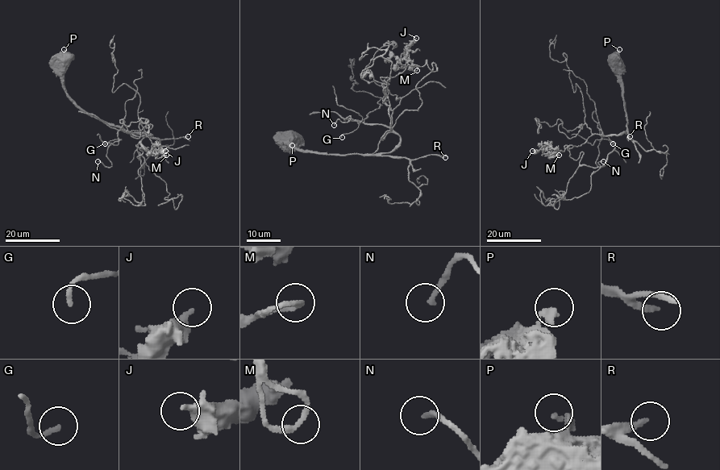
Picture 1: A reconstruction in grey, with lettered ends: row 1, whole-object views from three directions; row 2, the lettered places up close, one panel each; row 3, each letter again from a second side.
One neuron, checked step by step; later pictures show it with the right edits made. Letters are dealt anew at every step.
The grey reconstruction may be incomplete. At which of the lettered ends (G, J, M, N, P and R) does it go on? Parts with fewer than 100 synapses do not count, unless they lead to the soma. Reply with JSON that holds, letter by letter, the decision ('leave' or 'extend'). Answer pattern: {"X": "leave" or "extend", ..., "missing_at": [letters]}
{"G": "extend", "J": "leave", "M": "leave", "N": "extend", "P": "leave", "R": "extend", "missing_at": ["G", "N", "R"]}

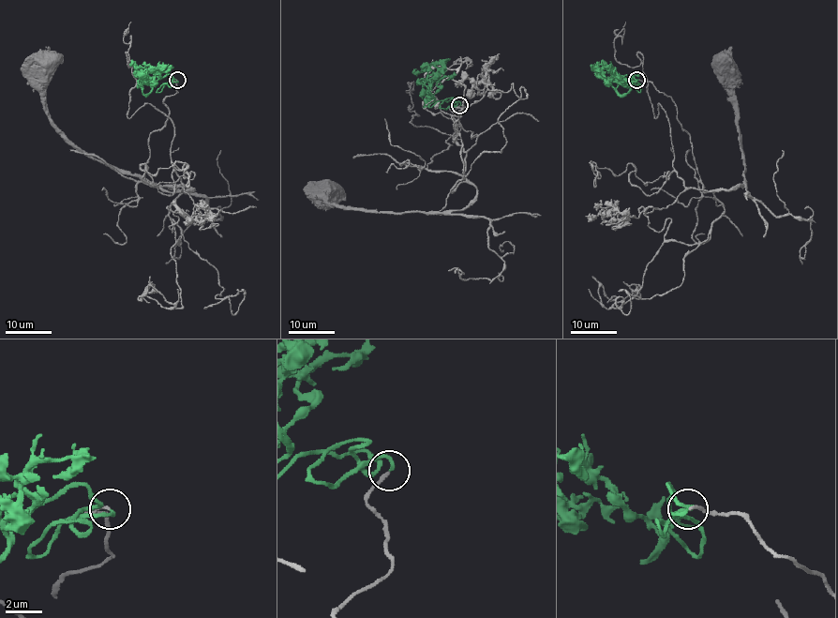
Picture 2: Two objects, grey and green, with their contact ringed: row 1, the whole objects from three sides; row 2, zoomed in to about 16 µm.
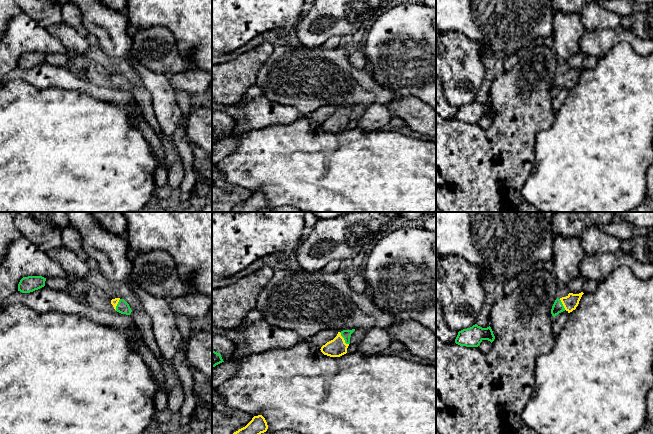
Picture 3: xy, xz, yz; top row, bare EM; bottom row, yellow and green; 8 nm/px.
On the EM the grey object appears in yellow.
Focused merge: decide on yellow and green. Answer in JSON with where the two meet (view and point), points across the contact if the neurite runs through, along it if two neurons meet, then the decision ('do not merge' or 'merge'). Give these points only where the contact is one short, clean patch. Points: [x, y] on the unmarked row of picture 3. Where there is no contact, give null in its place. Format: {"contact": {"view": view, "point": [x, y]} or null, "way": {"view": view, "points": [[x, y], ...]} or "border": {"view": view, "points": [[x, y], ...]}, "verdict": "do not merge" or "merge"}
{"contact": {"view": "xz", "point": [343, 115]}, "way": {"view": "xz", "points": [[337, 123], [343, 115], [346, 110]]}, "verdict": "merge"}

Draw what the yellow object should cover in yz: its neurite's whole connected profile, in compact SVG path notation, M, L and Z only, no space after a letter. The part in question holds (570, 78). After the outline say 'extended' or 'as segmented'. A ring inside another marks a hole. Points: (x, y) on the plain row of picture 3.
M583 68L579 70L569 69L566 73L562 73L560 75L557 74L551 85L552 92L555 93L565 86L568 89L575 86L583 70Z; extended

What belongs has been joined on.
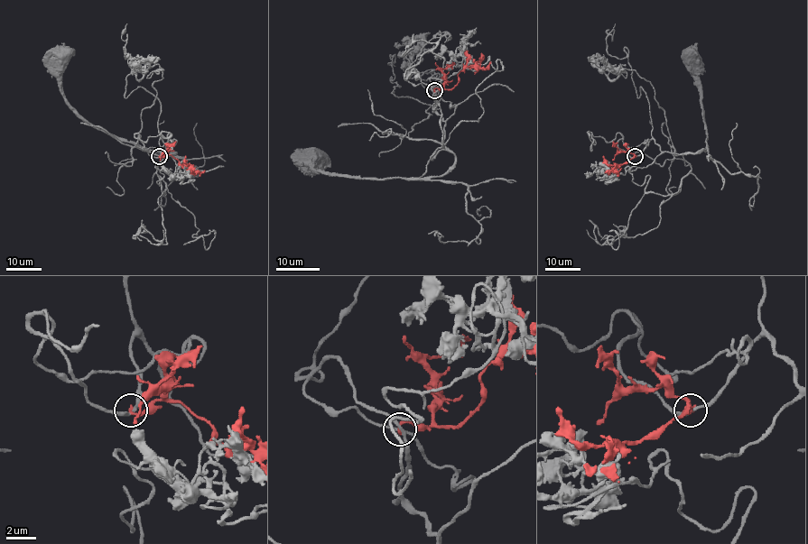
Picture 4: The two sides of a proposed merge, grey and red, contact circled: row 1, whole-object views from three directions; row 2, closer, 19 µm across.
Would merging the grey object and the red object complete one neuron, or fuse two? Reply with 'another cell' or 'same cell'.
another cell

